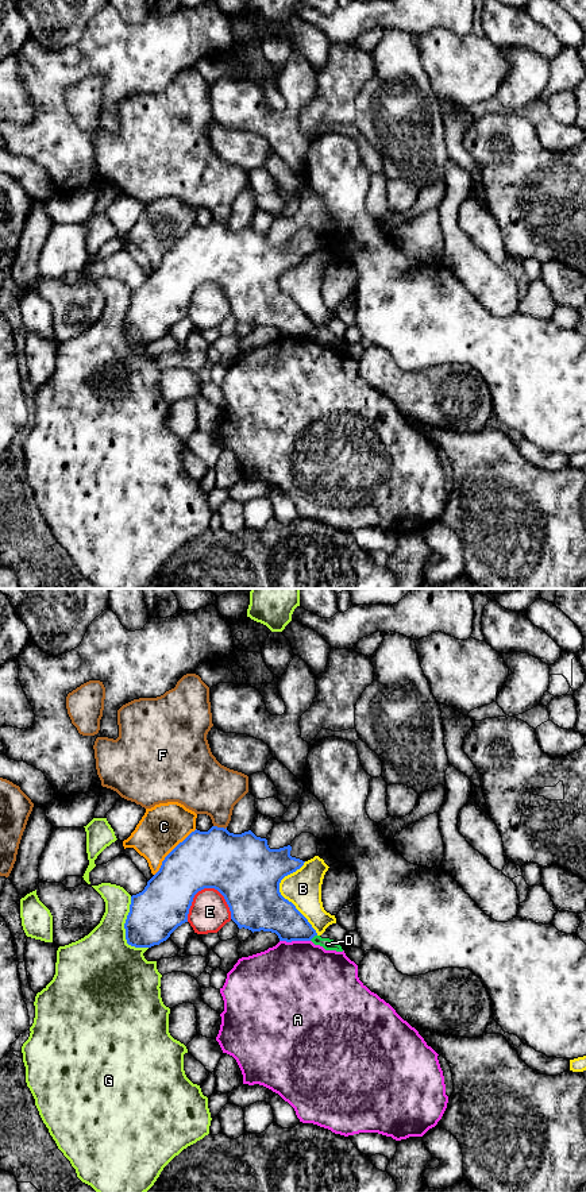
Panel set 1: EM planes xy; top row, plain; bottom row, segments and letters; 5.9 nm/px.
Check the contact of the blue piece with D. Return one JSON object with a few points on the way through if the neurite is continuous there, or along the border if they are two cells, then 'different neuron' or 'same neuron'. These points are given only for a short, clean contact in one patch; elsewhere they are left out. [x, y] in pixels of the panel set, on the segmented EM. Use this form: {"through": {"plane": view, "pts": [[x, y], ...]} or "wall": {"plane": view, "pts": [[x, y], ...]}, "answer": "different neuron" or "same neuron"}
{"wall": {"plane": "xy", "pts": [[316, 934], [309, 940]]}, "answer": "different neuron"}

